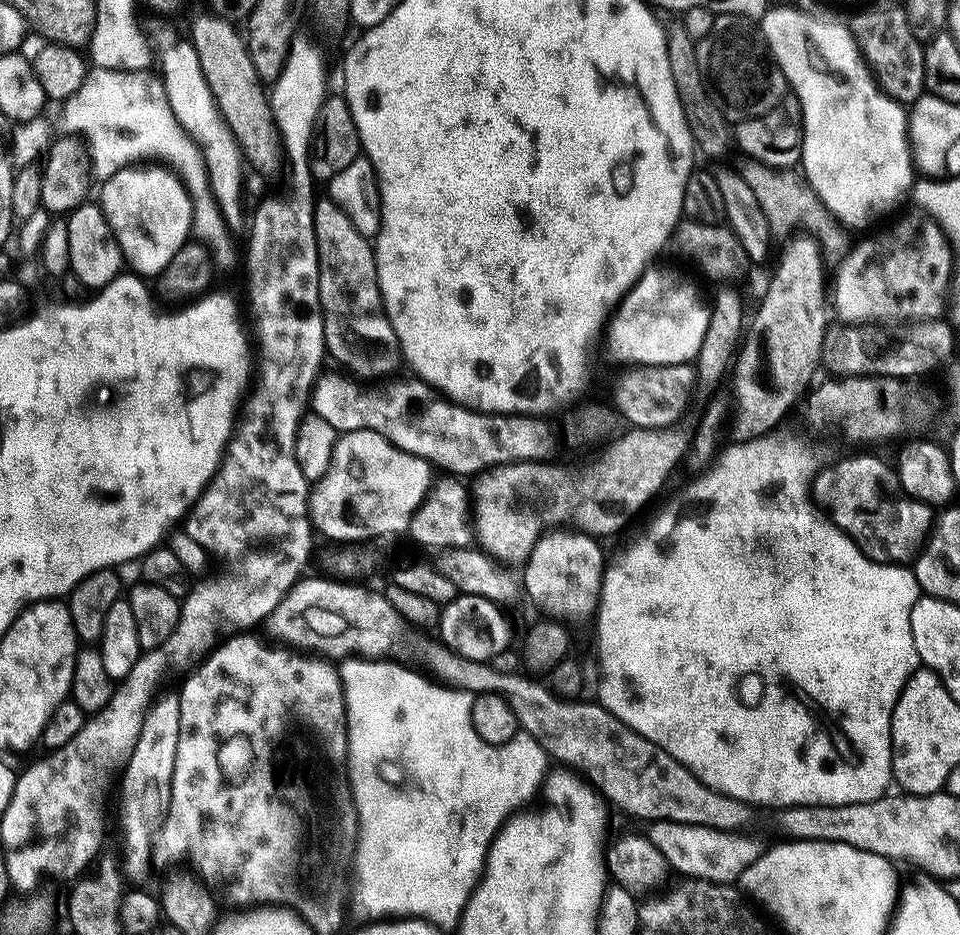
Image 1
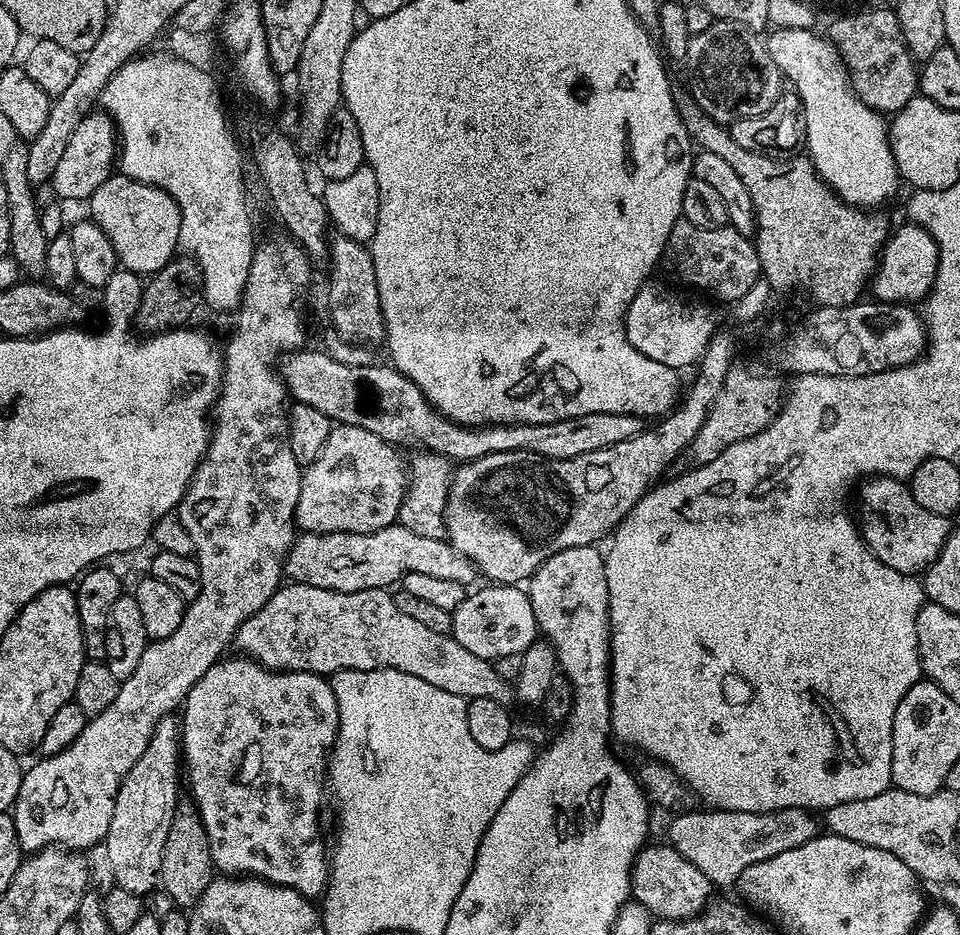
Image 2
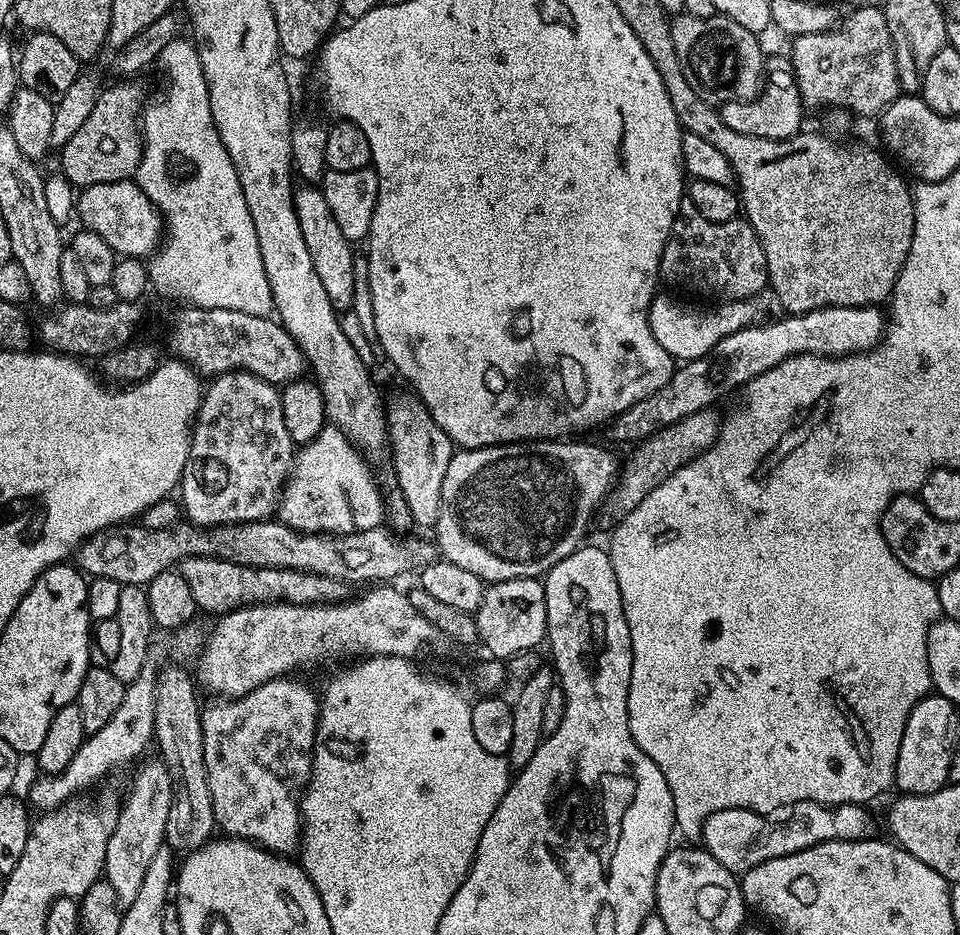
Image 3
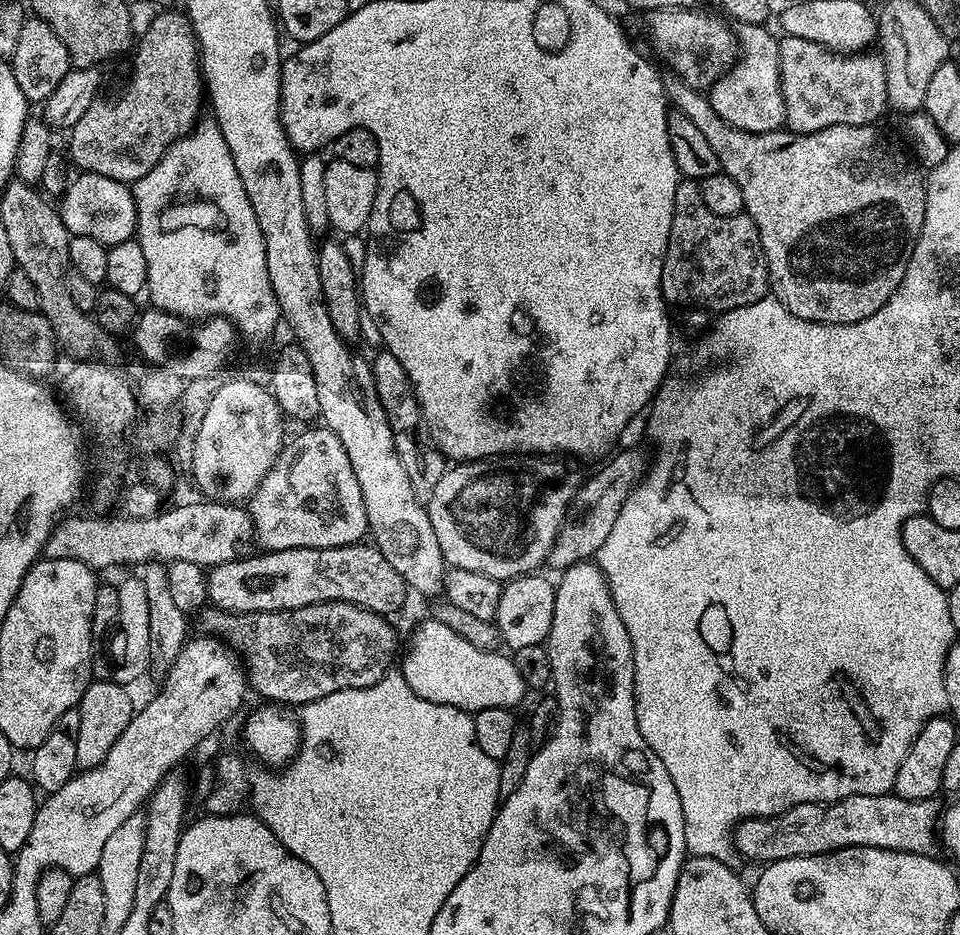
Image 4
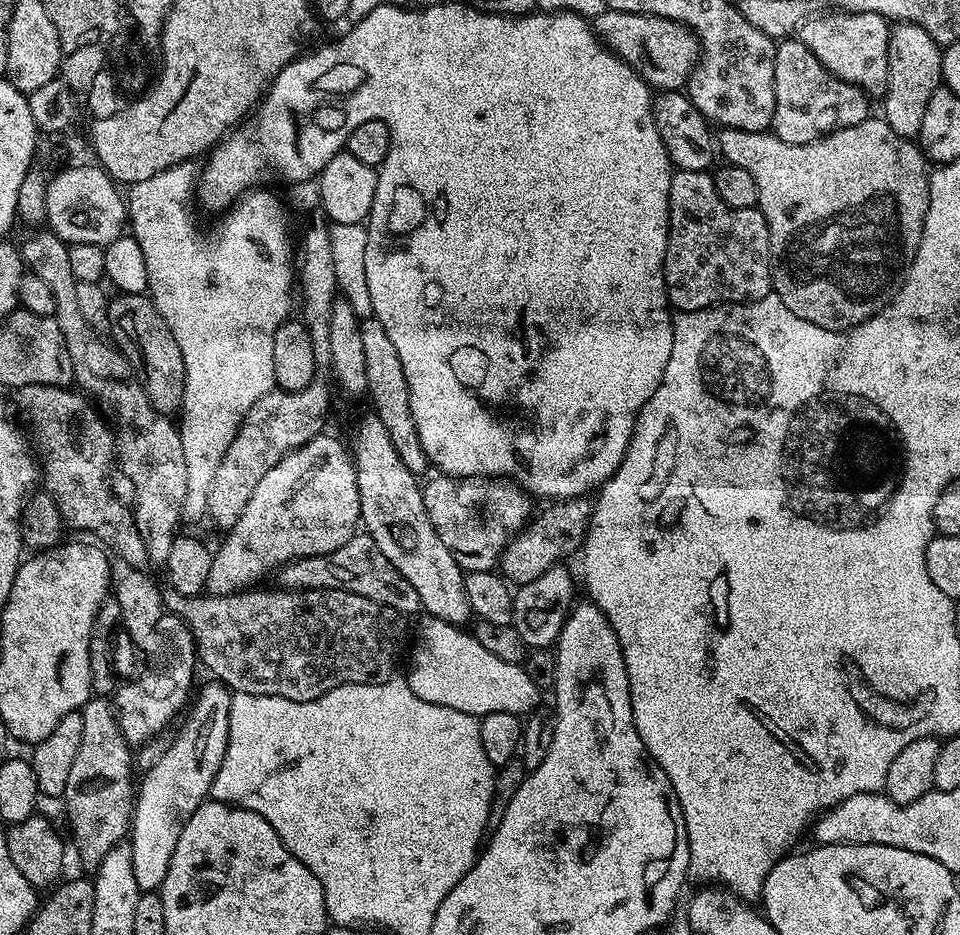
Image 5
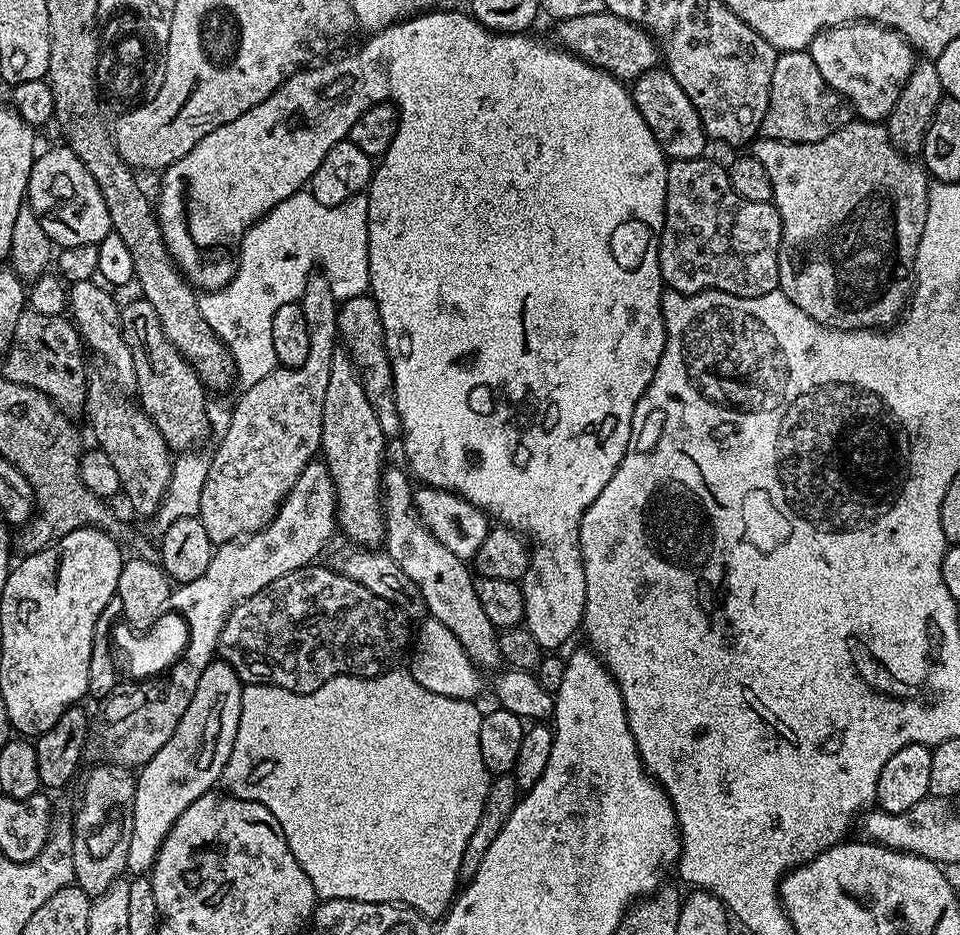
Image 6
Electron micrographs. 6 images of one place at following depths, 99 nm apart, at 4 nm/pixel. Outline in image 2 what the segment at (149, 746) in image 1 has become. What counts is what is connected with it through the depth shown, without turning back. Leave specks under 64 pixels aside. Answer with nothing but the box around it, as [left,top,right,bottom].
[102,718,182,898]

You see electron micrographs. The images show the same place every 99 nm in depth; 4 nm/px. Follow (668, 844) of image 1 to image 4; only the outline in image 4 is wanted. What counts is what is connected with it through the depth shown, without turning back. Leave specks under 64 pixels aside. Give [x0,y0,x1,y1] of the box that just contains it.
[734,794,938,866]

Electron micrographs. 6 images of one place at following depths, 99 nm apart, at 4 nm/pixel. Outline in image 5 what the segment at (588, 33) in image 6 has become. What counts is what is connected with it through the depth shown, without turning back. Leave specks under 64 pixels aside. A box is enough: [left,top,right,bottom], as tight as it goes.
[594,8,700,90]

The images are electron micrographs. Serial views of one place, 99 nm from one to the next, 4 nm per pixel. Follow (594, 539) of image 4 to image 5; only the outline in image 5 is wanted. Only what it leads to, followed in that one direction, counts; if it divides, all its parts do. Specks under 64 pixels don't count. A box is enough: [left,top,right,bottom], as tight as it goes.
[498,496,593,586]

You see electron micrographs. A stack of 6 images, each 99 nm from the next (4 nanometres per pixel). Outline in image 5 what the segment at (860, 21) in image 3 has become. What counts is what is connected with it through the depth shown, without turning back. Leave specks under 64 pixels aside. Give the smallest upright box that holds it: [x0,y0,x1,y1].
[771,38,870,144]

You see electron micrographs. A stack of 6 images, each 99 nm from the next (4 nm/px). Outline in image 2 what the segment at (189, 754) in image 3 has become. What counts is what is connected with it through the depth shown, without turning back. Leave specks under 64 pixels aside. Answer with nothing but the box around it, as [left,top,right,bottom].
[159,799,213,906]

